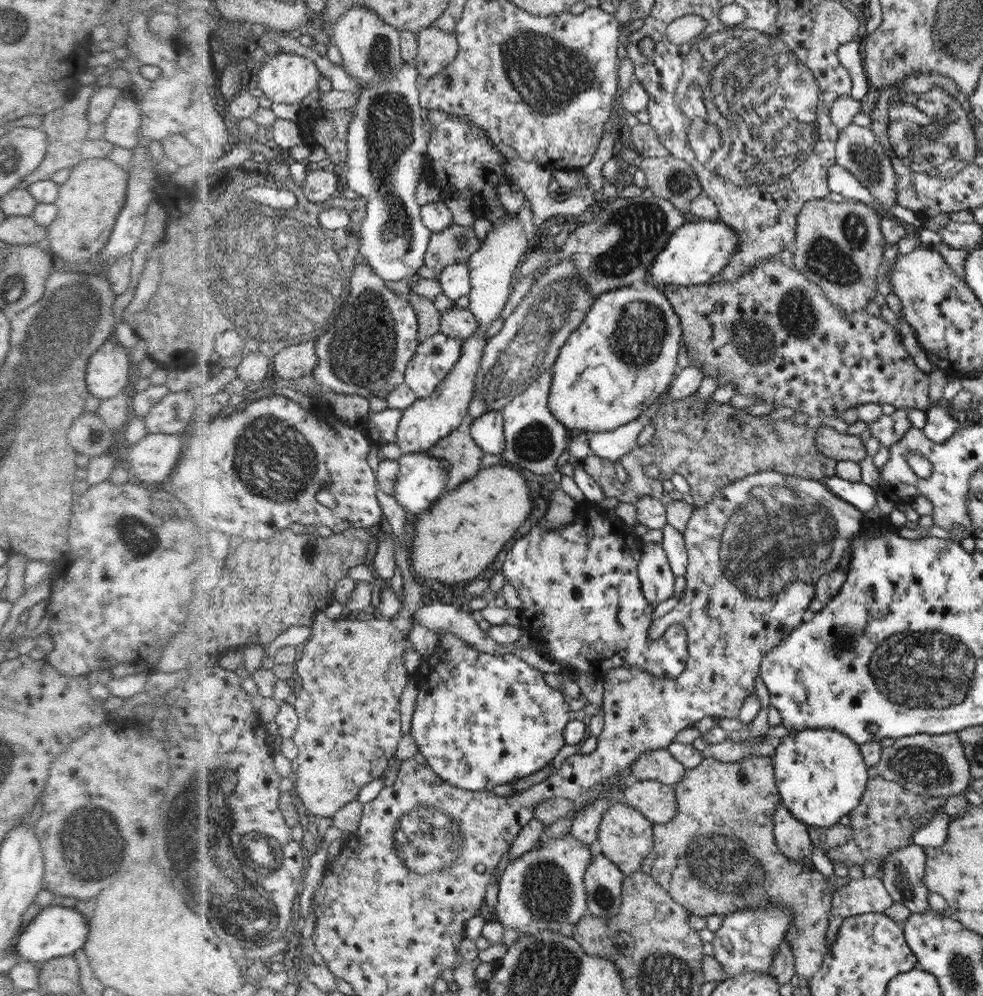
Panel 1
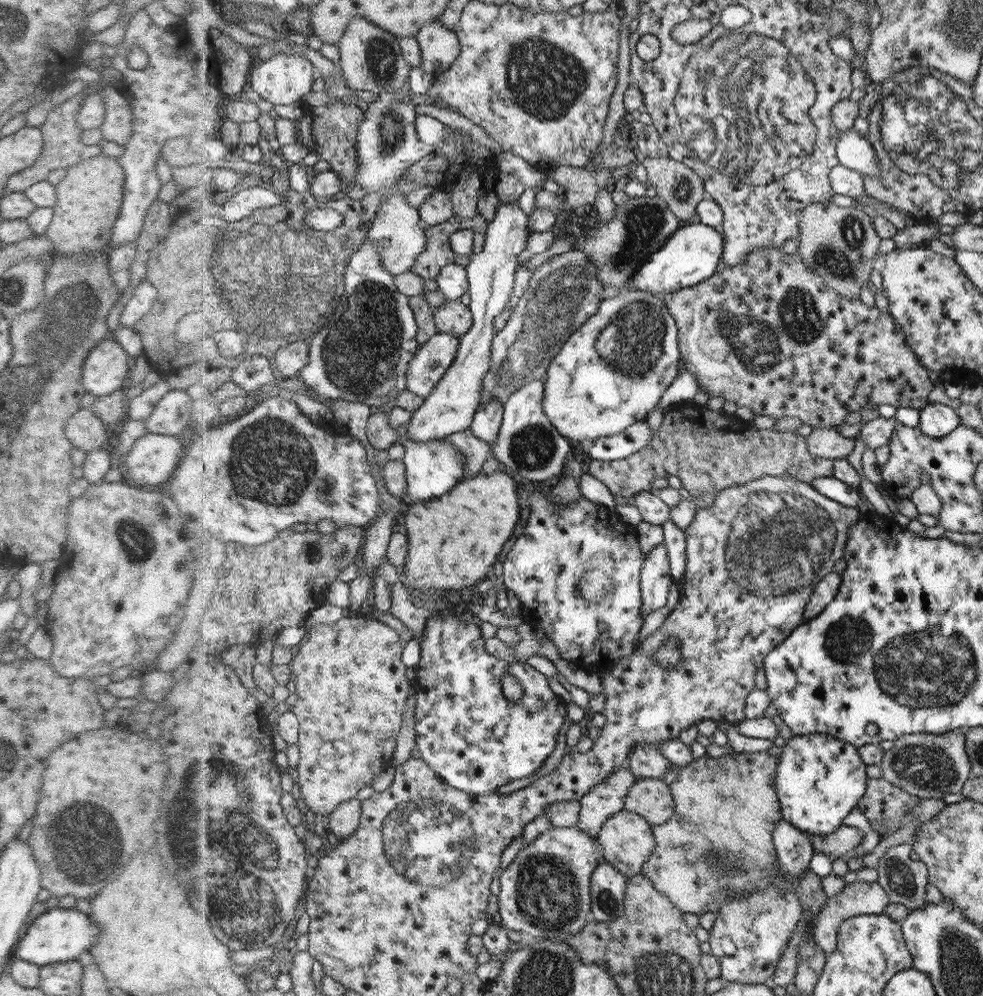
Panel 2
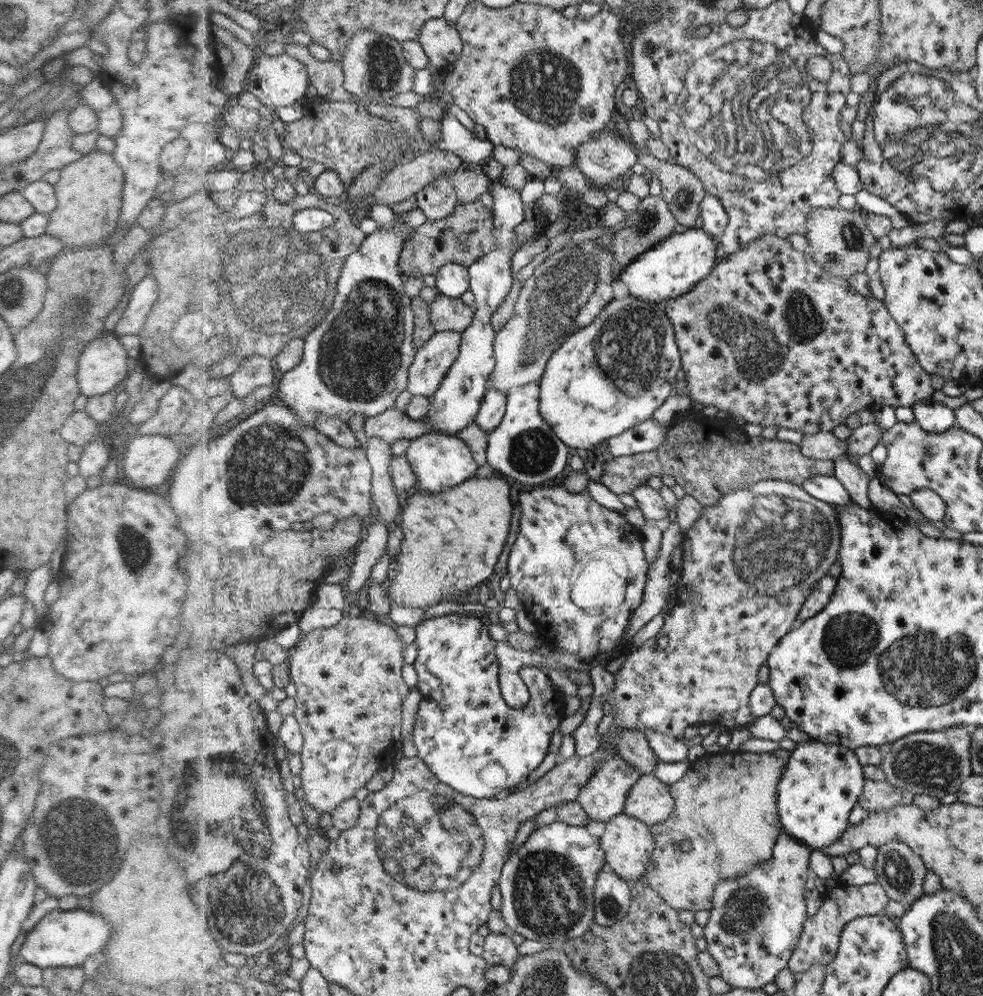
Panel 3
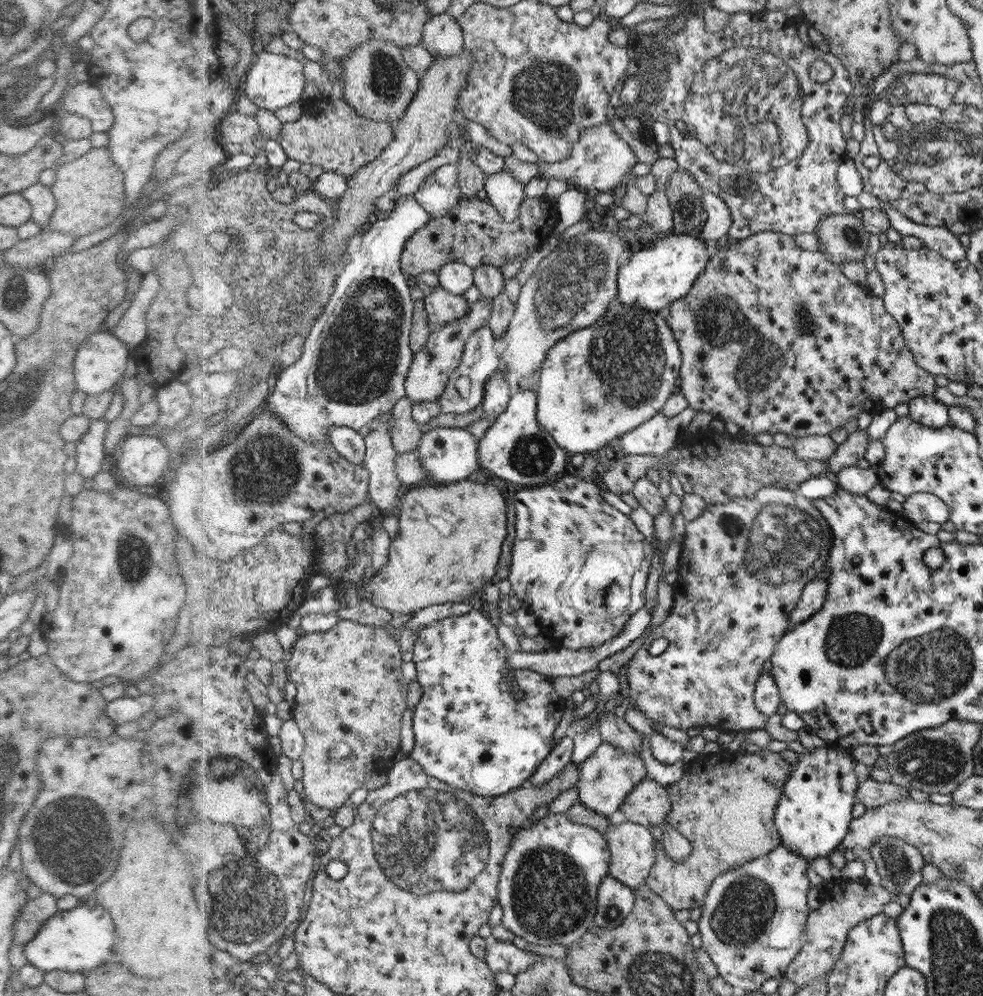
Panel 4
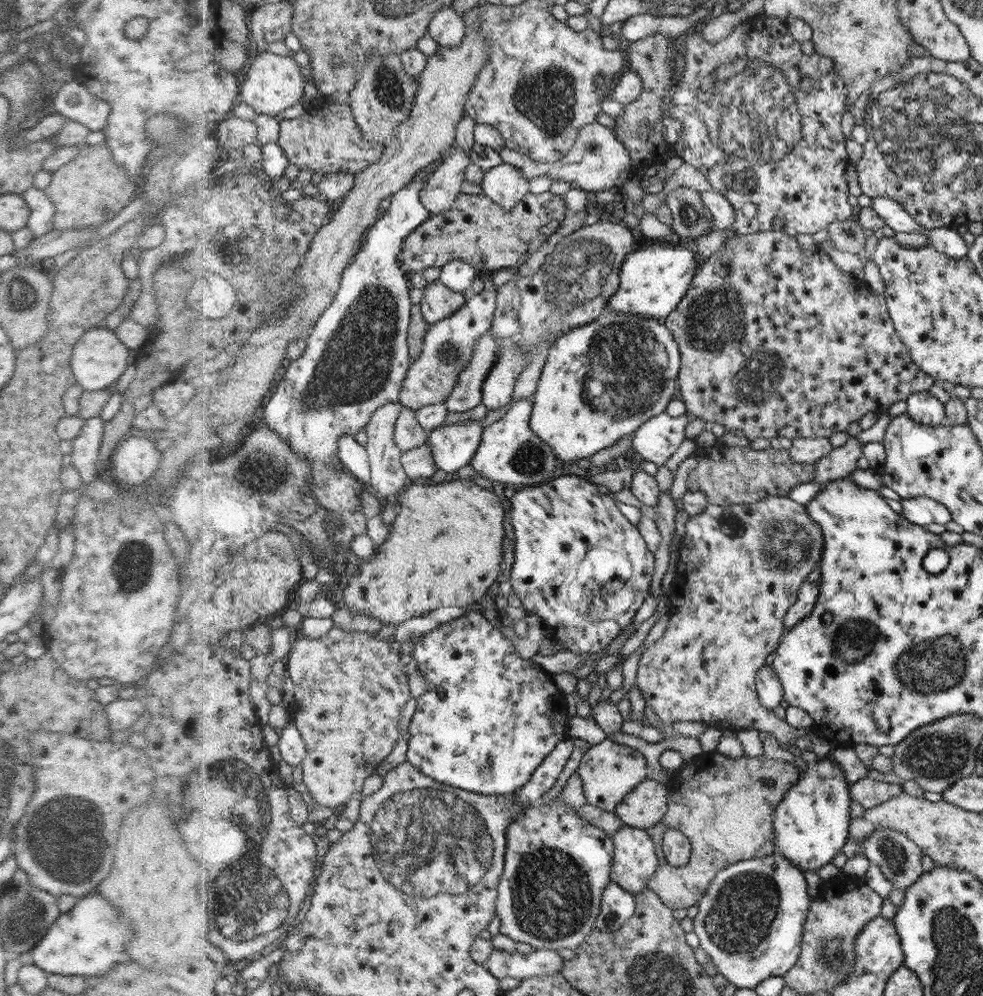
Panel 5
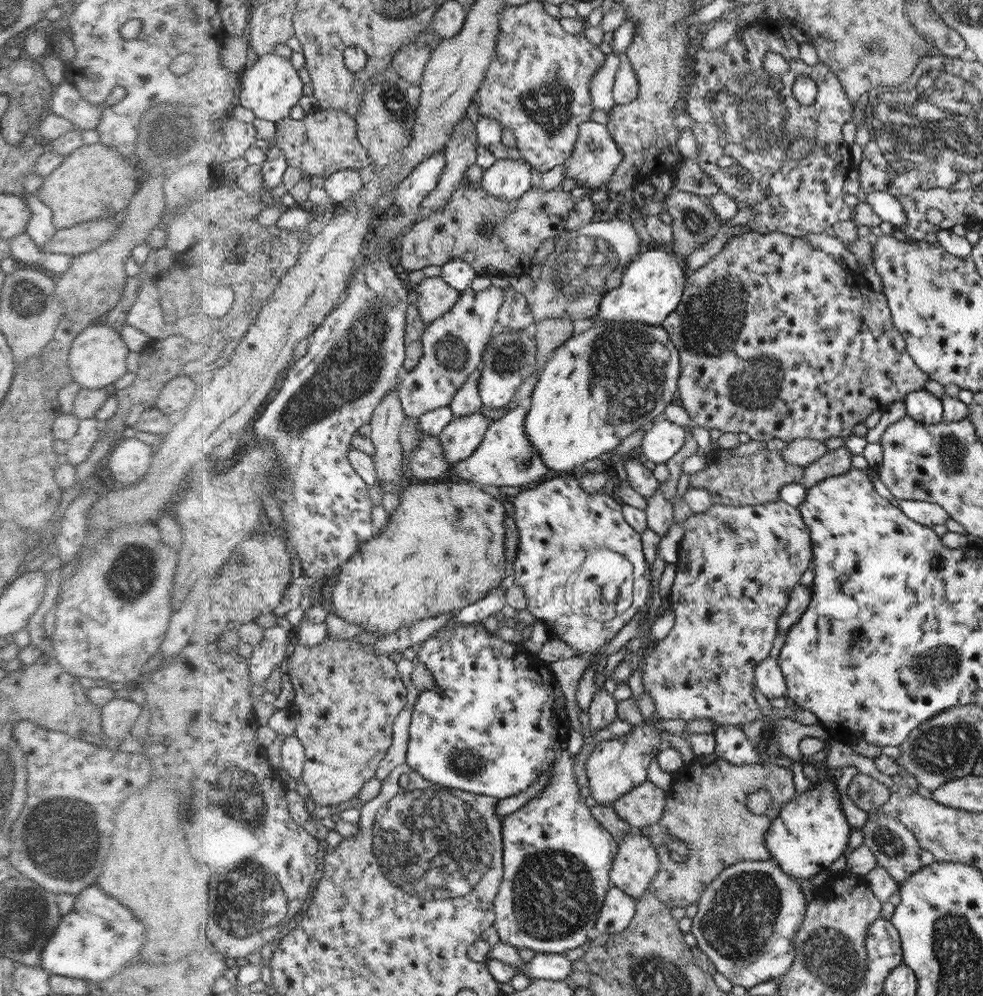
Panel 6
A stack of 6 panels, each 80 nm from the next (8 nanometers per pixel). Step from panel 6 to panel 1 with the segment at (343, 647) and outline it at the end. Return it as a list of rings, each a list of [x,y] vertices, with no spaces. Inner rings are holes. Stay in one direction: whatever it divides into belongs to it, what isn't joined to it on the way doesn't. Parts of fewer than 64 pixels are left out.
[[[319,612],[312,624],[312,638],[303,646],[297,675],[302,686],[296,709],[300,726],[294,738],[298,748],[297,791],[311,815],[332,818],[346,804],[358,800],[360,790],[382,779],[399,751],[402,732],[402,696],[412,680],[404,654],[412,646],[404,633],[388,618],[361,621],[354,616],[340,620]]]

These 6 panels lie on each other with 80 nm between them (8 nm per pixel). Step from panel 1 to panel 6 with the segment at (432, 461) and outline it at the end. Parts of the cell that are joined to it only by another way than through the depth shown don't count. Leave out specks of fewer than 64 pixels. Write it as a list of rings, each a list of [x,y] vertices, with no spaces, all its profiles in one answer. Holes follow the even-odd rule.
[[[476,411],[463,417],[453,417],[453,419],[446,426],[446,430],[440,435],[442,440],[442,446],[446,451],[446,460],[449,462],[449,466],[452,467],[454,463],[459,460],[467,459],[482,443],[485,437],[485,432],[489,430],[489,426],[493,422],[492,419],[488,419],[484,414]]]

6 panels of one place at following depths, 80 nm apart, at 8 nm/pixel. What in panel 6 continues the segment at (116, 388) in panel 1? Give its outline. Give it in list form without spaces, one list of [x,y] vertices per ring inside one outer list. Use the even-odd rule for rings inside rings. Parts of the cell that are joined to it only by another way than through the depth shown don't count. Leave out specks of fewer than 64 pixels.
[[[104,322],[87,326],[76,335],[69,352],[69,371],[73,380],[82,387],[99,389],[114,384],[126,374],[126,358],[129,346],[124,342],[119,331]]]

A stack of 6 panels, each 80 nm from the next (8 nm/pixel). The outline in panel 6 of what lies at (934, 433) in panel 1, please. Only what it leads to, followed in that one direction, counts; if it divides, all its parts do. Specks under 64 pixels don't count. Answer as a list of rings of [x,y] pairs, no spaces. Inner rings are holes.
[[[924,389],[912,391],[906,395],[904,401],[907,414],[914,420],[922,421],[924,424],[942,422],[943,404],[940,398]]]

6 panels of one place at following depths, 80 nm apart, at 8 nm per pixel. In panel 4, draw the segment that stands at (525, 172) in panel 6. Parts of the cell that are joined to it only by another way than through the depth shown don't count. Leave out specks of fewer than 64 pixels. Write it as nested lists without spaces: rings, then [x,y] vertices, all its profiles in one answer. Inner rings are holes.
[[[506,169],[490,174],[484,182],[489,204],[501,214],[504,222],[514,222],[518,218],[520,206],[526,199],[524,188],[525,186],[516,182]]]

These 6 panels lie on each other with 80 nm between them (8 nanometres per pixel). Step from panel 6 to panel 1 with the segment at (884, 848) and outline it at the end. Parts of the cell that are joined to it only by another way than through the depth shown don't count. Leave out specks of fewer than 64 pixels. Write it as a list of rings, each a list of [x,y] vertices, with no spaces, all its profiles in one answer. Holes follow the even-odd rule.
[[[910,845],[897,848],[880,868],[881,882],[894,902],[904,904],[912,914],[922,914],[930,908],[925,877],[926,847]]]

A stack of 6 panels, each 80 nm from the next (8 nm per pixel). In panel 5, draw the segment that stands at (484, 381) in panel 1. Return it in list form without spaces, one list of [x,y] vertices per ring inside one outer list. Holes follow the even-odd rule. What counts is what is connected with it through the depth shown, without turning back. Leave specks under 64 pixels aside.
[[[610,222],[586,226],[586,228],[576,230],[570,236],[564,236],[556,245],[555,251],[547,256],[545,262],[531,276],[522,277],[516,272],[513,281],[520,289],[519,321],[523,328],[514,337],[514,343],[527,356],[527,366],[530,364],[532,351],[539,339],[558,338],[560,334],[567,333],[570,329],[594,322],[606,311],[610,299],[618,290],[618,284],[621,284],[622,262],[634,248],[634,236],[630,234],[631,231],[630,228]]]

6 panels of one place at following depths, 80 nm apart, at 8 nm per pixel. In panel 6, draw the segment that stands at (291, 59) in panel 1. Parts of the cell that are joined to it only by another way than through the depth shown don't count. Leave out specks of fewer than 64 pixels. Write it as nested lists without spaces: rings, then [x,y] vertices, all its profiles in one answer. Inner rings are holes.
[[[276,53],[260,57],[259,61],[242,72],[242,88],[236,103],[252,110],[257,118],[282,122],[290,118],[292,110],[301,104],[304,96],[304,82],[291,59]]]

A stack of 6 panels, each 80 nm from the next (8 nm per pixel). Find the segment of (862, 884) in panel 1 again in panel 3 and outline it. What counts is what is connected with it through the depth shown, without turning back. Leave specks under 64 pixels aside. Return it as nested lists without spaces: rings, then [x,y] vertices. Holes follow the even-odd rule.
[[[838,879],[837,885],[829,893],[828,887],[827,892],[820,893],[822,899],[822,904],[818,909],[818,912],[814,916],[810,916],[810,920],[806,920],[804,925],[804,930],[802,931],[802,938],[797,944],[796,950],[793,952],[793,956],[789,962],[789,969],[794,973],[796,979],[800,978],[805,972],[809,971],[814,964],[824,964],[824,967],[828,966],[829,962],[834,960],[837,955],[837,950],[839,949],[839,944],[841,941],[841,934],[844,930],[846,924],[856,918],[871,916],[876,914],[883,914],[884,907],[888,904],[889,898],[884,890],[884,887],[878,883],[870,883],[862,886],[849,885],[842,880]]]

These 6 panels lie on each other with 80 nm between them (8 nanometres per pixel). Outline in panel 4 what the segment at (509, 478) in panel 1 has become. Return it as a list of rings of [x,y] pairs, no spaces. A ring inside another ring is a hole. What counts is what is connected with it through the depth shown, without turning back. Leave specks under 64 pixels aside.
[[[464,479],[447,485],[416,487],[402,497],[399,528],[388,564],[381,571],[372,571],[356,589],[352,589],[351,596],[353,601],[367,598],[370,604],[386,608],[392,615],[415,614],[436,604],[458,602],[460,596],[474,596],[491,582],[506,538],[506,502],[500,490],[488,482],[483,484]]]

